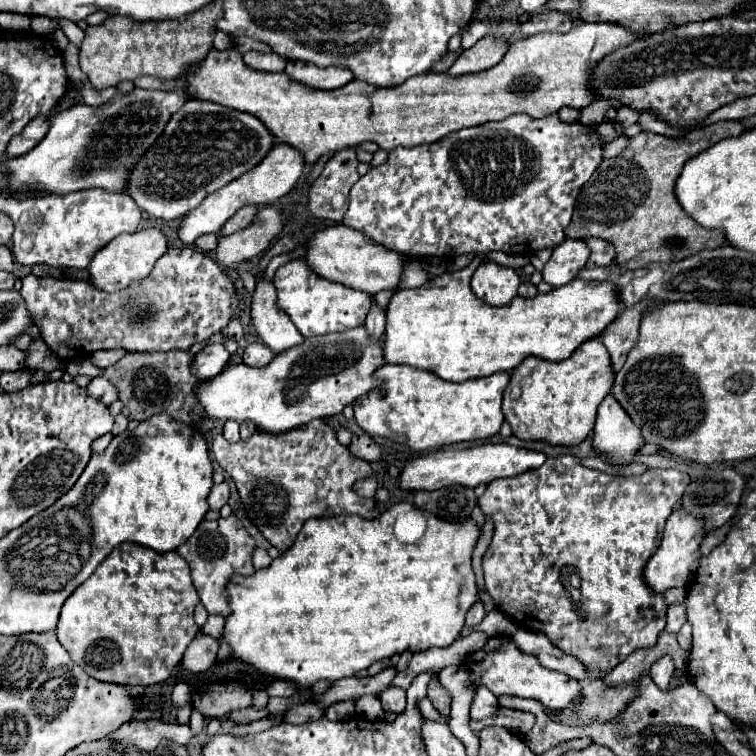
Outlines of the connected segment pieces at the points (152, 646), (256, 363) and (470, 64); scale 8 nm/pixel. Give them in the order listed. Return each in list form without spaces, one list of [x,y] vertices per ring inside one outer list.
[[[120,543],[100,567],[96,567],[92,577],[68,597],[60,613],[56,635],[72,661],[90,677],[128,687],[146,687],[166,681],[196,637],[198,625],[192,619],[196,603],[198,593],[190,579],[190,567],[176,551],[156,553],[144,545]]]
[[[250,343],[244,349],[244,363],[250,367],[266,367],[272,361],[274,353],[264,343]]]
[[[494,35],[482,37],[474,47],[464,49],[456,63],[446,71],[452,77],[464,75],[464,73],[476,73],[494,67],[506,53],[508,45],[504,39],[498,39]]]

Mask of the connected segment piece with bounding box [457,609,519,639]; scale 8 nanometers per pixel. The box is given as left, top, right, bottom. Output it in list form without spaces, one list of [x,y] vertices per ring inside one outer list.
[[[497,609],[486,614],[482,622],[474,627],[464,627],[457,639],[469,635],[472,631],[483,631],[489,637],[496,635],[510,636],[518,630],[519,626]]]

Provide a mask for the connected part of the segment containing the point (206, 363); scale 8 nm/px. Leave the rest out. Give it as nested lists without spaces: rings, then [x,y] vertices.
[[[222,343],[206,345],[204,351],[194,355],[194,359],[190,363],[190,373],[198,379],[214,377],[228,363],[228,357],[230,357],[230,353],[224,349]]]

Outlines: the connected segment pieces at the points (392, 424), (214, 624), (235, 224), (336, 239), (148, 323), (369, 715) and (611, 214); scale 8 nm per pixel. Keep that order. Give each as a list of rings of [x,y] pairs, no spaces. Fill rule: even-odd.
[[[382,365],[374,371],[374,379],[382,383],[352,403],[354,421],[368,435],[406,445],[414,453],[492,437],[504,421],[502,393],[508,383],[508,373],[494,373],[464,383],[446,383],[406,365]]]
[[[208,615],[208,621],[200,627],[200,631],[206,633],[206,635],[212,635],[214,639],[218,639],[220,633],[222,633],[222,627],[224,627],[224,617],[220,617],[220,615]]]
[[[254,205],[240,209],[238,213],[234,213],[234,215],[222,225],[220,235],[232,235],[232,233],[236,233],[238,229],[244,229],[246,225],[250,225],[250,221],[252,221],[252,217],[254,217],[256,213],[258,213],[258,209],[256,209]]]
[[[330,225],[316,231],[310,237],[306,261],[316,273],[320,273],[320,277],[364,291],[368,295],[376,295],[380,291],[398,291],[406,265],[406,257],[402,253],[386,249],[384,245],[376,245],[376,241],[364,237],[362,233],[356,233],[356,229],[350,229],[346,225]]]
[[[186,247],[186,249],[168,249],[166,255],[162,255],[156,261],[154,269],[144,281],[120,293],[104,293],[96,289],[90,281],[68,281],[68,279],[52,279],[52,277],[36,277],[36,275],[26,275],[22,279],[20,293],[28,303],[28,311],[32,313],[32,317],[36,317],[36,325],[40,327],[42,339],[50,345],[50,349],[60,359],[74,359],[78,355],[84,357],[84,353],[90,355],[98,349],[116,349],[116,347],[122,347],[130,353],[172,351],[172,349],[186,351],[194,343],[202,343],[214,333],[218,333],[220,329],[224,329],[230,317],[240,317],[240,307],[238,307],[240,299],[234,295],[232,285],[234,283],[230,275],[224,269],[220,269],[214,259]],[[104,335],[110,335],[108,339],[114,339],[116,345],[82,345],[82,343],[96,343],[96,341],[102,343]]]
[[[364,695],[356,701],[356,713],[360,717],[366,717],[370,721],[382,721],[384,719],[384,709],[378,701],[378,697],[374,695]]]
[[[718,121],[700,127],[694,135],[664,137],[656,133],[638,133],[632,137],[628,149],[612,159],[604,159],[600,169],[584,183],[574,207],[572,221],[566,229],[568,239],[600,237],[616,247],[616,263],[624,269],[644,269],[650,263],[676,263],[696,255],[702,249],[716,249],[724,245],[724,233],[696,225],[692,217],[678,207],[674,197],[674,181],[682,165],[712,147],[720,139],[740,135],[744,131],[740,121]]]

